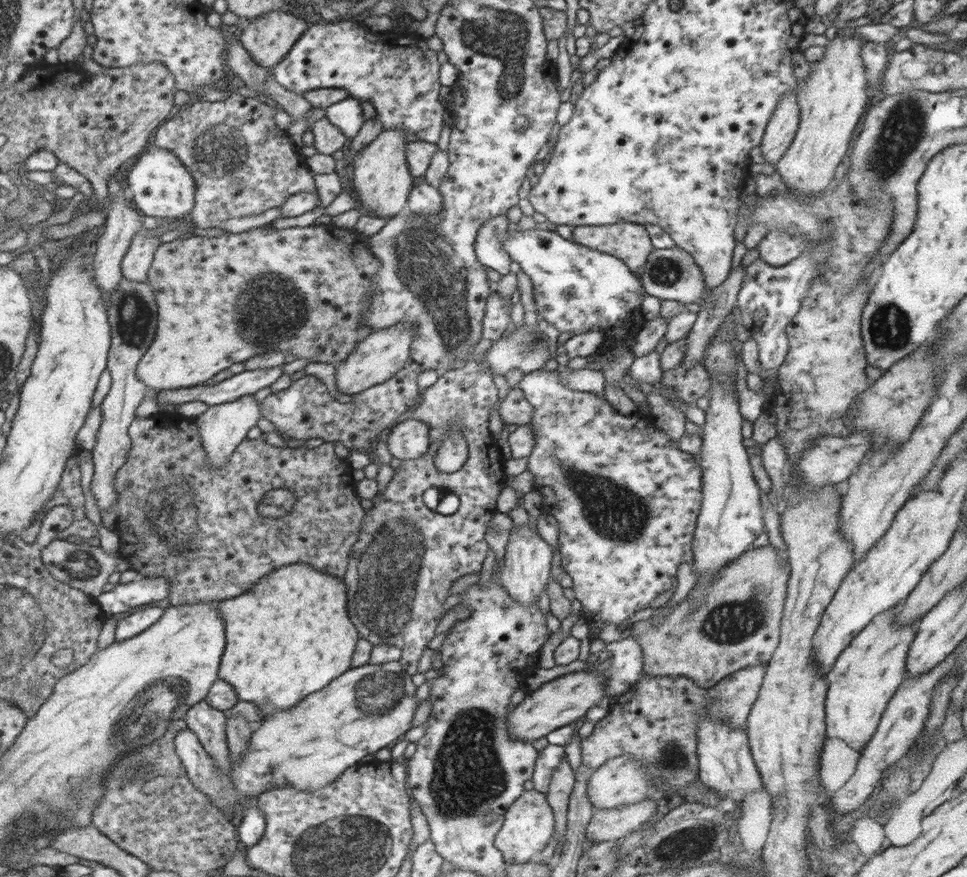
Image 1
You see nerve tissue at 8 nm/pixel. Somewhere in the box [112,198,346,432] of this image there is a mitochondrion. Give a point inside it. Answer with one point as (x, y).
(260, 325)

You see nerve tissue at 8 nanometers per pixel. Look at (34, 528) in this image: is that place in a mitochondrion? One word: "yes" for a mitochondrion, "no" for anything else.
no

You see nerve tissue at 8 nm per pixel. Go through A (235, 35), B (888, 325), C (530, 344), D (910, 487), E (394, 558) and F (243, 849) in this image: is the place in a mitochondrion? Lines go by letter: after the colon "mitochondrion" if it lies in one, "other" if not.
A: other
B: mitochondrion
C: mitochondrion
D: other
E: mitochondrion
F: other

